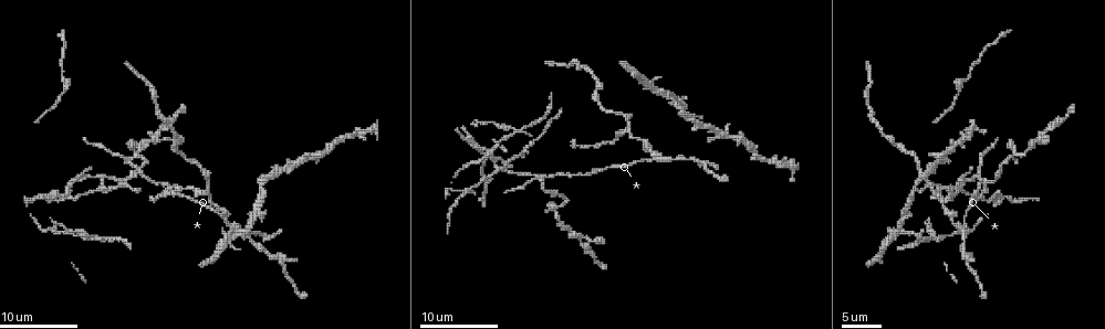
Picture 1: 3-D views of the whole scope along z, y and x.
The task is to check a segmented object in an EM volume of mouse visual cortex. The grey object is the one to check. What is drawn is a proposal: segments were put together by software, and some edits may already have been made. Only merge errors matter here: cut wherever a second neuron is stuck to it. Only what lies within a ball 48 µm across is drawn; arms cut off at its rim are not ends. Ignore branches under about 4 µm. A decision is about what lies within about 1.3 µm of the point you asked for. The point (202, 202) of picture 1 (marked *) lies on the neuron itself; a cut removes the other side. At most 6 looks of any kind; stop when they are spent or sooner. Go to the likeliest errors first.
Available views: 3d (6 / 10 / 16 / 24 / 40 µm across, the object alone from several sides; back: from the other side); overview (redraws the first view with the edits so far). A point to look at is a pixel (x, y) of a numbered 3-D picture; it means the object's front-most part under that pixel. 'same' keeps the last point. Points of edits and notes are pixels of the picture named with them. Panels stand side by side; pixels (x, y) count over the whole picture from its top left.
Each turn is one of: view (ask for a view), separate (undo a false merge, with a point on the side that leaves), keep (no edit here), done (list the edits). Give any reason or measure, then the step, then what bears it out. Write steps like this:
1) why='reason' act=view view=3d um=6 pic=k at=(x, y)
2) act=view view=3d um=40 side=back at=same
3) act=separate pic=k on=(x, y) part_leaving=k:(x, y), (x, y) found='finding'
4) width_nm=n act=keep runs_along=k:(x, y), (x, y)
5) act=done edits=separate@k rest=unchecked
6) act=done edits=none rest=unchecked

why='three arms meet' act=view view=3d um=10 pic=1 at=(958, 226)

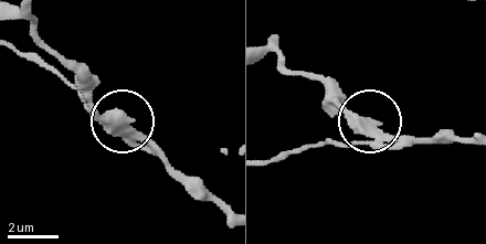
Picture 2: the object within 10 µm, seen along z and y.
why='zoom in' act=view view=3d um=6 pic=2 at=(113, 120)

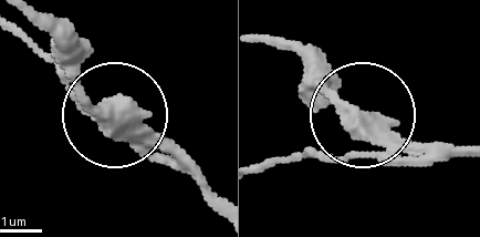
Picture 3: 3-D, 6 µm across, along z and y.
arms=3 act=keep found='all the same neuron'

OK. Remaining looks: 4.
why='four arms meet' act=view view=3d um=16 pic=1 at=(157, 139)

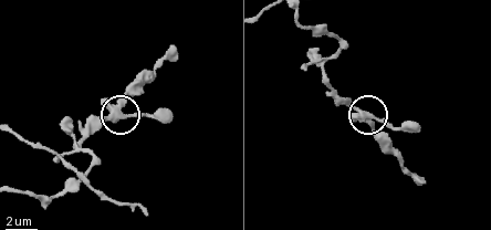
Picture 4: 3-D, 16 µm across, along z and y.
arms=4 act=keep found='one neuron here'

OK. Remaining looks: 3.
why='arms part here' act=view view=3d um=10 pic=1 at=(937, 191)

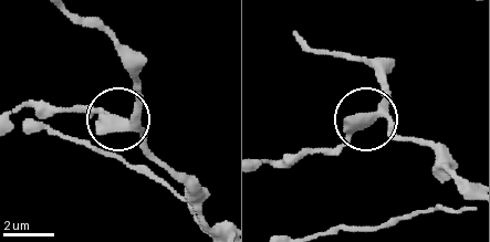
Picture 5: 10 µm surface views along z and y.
side_arm_um=9 act=keep runs_along=5:(205, 224), (193, 192), (142, 136), (116, 118), (68, 111) found='continuous, no second neuron'

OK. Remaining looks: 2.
act=done edits=none rest=unchecked

